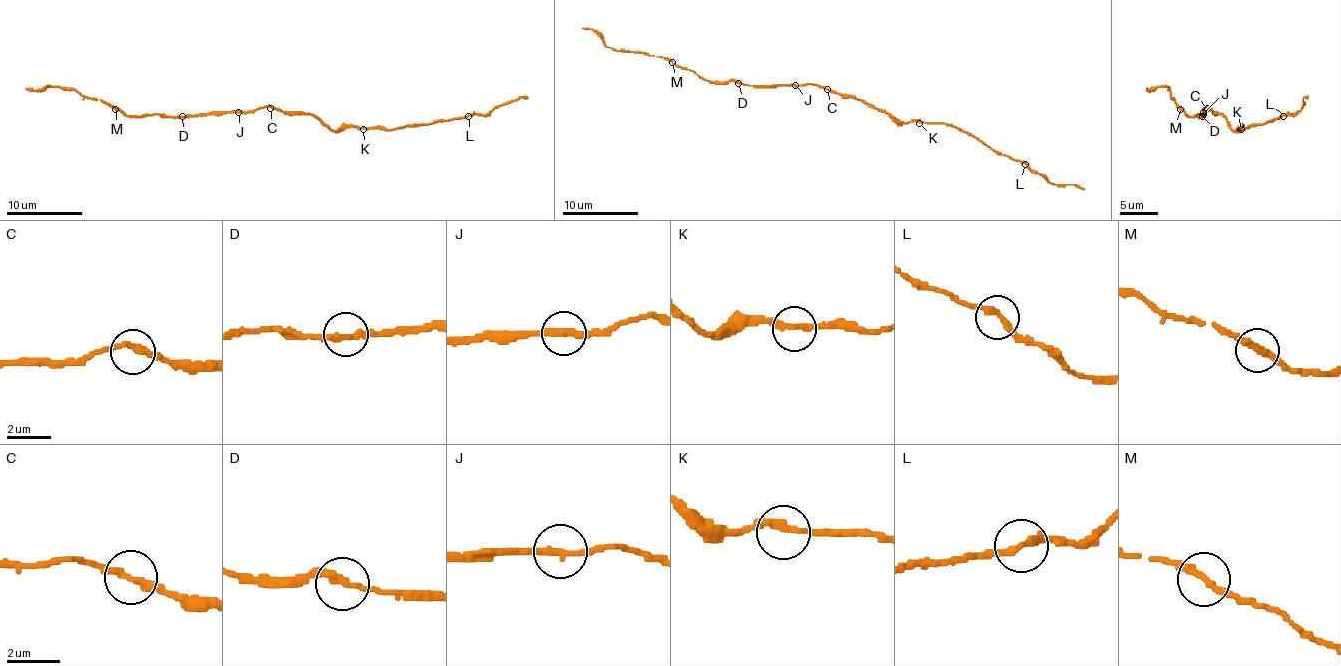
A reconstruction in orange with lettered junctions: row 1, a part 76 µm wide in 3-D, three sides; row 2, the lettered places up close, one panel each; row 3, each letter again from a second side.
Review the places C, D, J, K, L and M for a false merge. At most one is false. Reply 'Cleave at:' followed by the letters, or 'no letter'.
Cleave at: no letter

